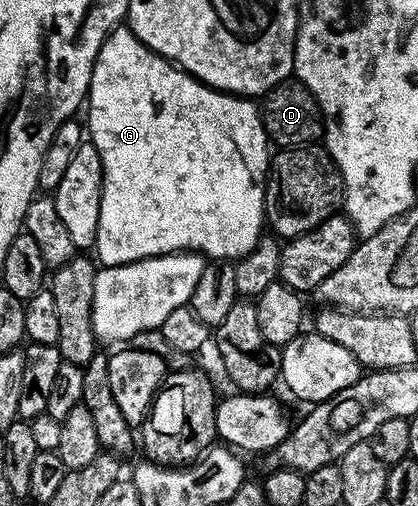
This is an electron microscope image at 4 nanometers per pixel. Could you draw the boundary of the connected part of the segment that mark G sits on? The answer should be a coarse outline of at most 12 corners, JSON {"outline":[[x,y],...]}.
{"outline":[[131,33],[85,101],[93,249],[238,262],[265,232],[254,99]]}

